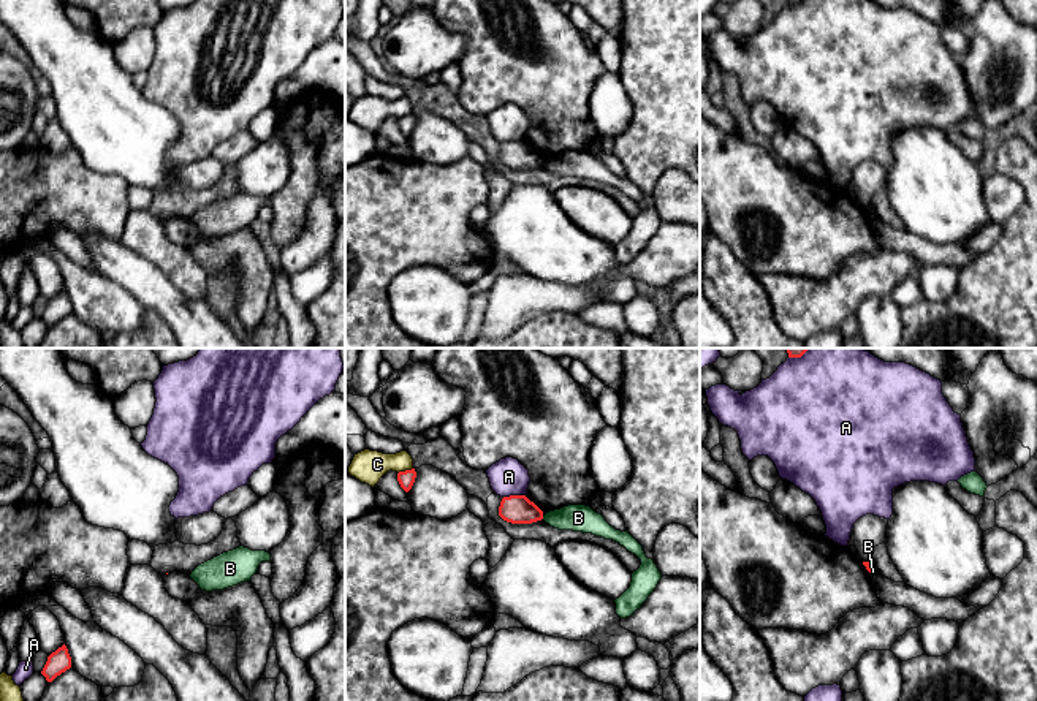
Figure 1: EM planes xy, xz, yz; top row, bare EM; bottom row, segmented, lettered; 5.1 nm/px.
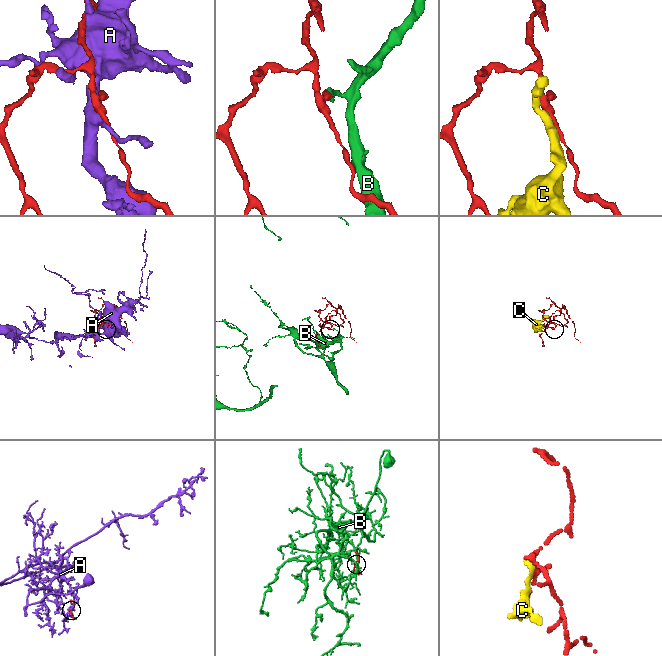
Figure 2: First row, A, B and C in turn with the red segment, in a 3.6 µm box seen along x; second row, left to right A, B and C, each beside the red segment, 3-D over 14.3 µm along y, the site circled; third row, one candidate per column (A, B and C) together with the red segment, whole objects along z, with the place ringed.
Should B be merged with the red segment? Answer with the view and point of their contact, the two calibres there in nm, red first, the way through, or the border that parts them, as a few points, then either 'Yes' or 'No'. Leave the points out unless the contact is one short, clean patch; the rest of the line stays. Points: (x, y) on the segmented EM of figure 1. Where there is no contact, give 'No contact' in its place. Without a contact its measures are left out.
Touches red at yz (871, 570). Thickness 40 nm (red) against 20 nm. Boundary: yz (873, 565), (869, 573). No

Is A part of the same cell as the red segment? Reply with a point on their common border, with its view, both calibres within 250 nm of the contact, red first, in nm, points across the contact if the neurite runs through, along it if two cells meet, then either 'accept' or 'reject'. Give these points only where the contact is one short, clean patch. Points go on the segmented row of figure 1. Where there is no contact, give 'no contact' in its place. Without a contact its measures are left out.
xz (513, 496) | 140/190 nm | reject

